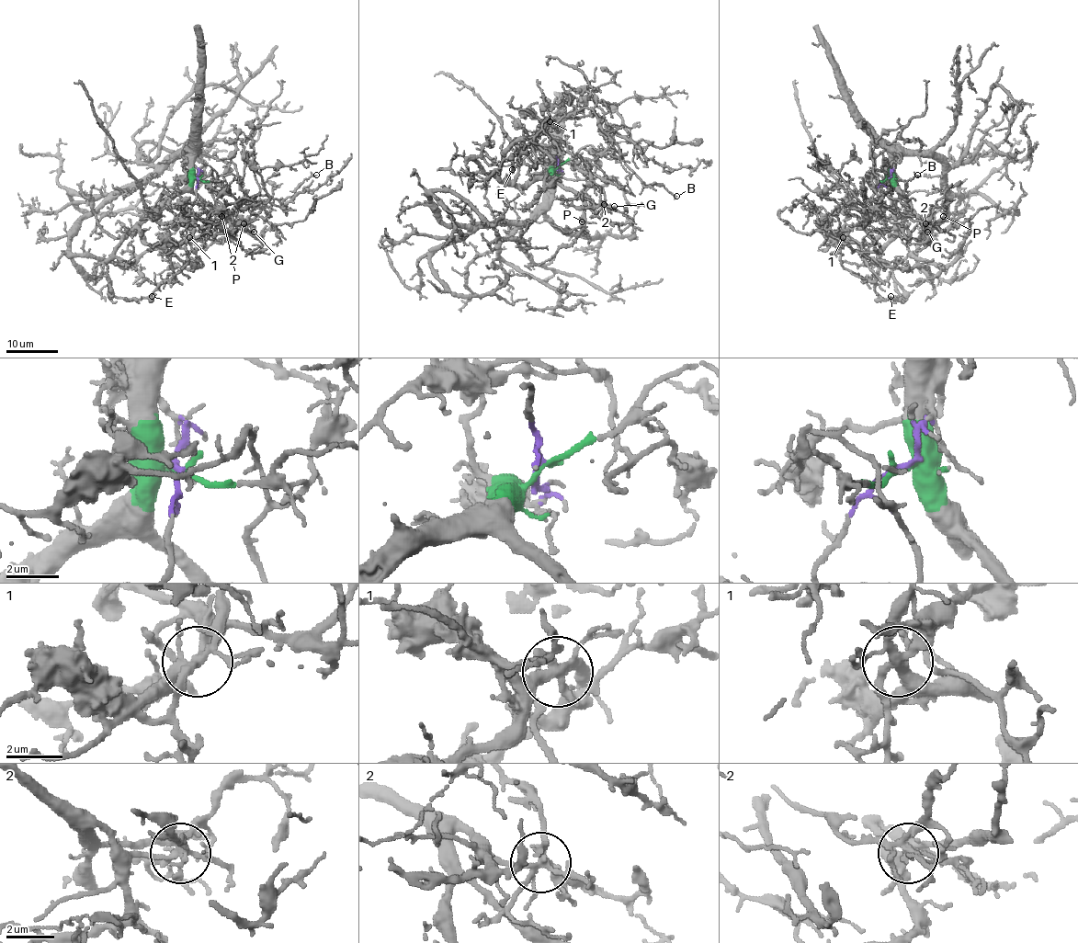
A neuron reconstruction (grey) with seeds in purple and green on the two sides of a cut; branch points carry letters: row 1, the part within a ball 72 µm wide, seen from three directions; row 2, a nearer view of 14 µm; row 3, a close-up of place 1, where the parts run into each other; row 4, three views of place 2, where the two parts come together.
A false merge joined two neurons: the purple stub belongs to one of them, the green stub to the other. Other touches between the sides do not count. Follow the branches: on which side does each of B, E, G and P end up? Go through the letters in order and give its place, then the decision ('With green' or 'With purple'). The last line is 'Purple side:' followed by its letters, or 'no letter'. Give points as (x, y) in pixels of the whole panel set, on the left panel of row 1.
B: Place: (316, 175). With purple
E: Place: (152, 296). With purple
G: Place: (254, 232). With green
P: Place: (221, 216). With green
Purple side: B, E

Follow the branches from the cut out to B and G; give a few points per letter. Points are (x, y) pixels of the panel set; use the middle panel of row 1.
B: (558, 165), (554, 149), (550, 150), (580, 158), (605, 155), (621, 159), (642, 182), (662, 184), (677, 197)
G: (558, 165), (553, 177), (564, 187), (585, 195), (593, 203), (610, 206), (614, 210), (614, 206)

